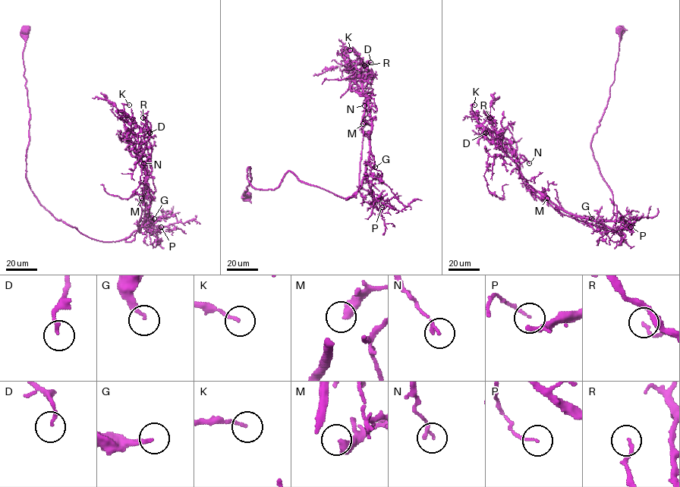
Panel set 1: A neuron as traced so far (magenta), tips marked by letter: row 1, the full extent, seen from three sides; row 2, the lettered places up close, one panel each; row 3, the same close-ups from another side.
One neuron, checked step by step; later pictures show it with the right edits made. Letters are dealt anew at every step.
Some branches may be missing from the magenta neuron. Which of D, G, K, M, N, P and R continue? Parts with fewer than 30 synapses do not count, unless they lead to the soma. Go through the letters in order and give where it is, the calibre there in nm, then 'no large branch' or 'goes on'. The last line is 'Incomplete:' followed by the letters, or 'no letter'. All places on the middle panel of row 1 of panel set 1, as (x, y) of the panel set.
D: place (370, 62); calibre 150 nm; no large branch
G: place (375, 167); calibre 160 nm; goes on
K: place (350, 50); calibre 140 nm; no large branch
M: place (363, 124); calibre 440 nm; no large branch
N: place (364, 105); calibre 160 nm; no large branch
P: place (382, 207); calibre 90 nm; no large branch
R: place (364, 65); calibre 130 nm; no large branch
Incomplete: G

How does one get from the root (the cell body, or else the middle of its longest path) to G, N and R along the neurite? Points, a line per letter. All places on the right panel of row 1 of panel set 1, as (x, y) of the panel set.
G: (619, 31), (614, 81), (590, 146), (613, 205), (613, 216), (595, 224), (621, 239), (578, 217), (591, 218)
N: (619, 31), (590, 146), (613, 205), (595, 224), (621, 239), (534, 190), (516, 164), (529, 163)
R: (619, 31), (590, 145), (613, 205), (595, 224), (619, 241), (534, 190), (489, 117)

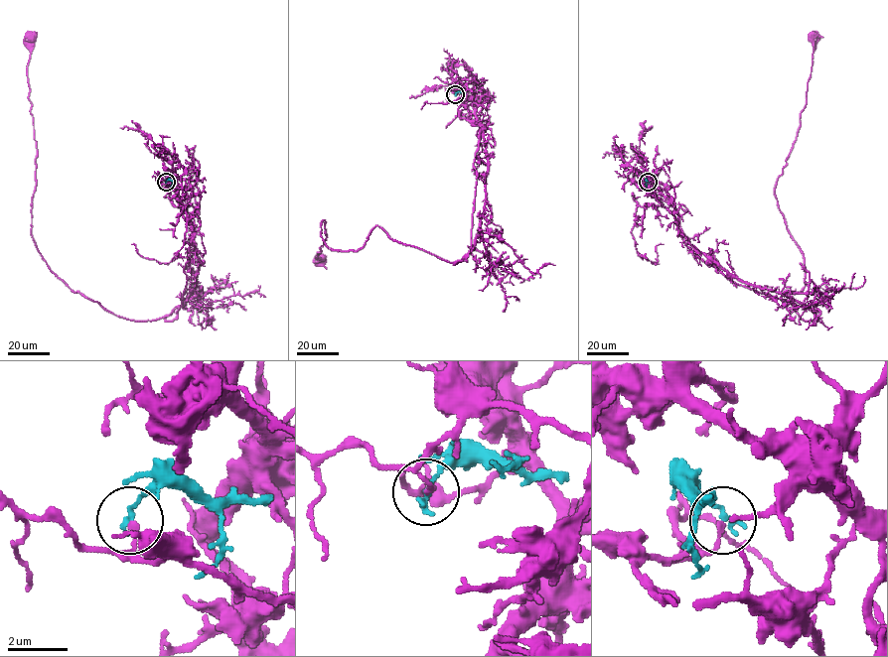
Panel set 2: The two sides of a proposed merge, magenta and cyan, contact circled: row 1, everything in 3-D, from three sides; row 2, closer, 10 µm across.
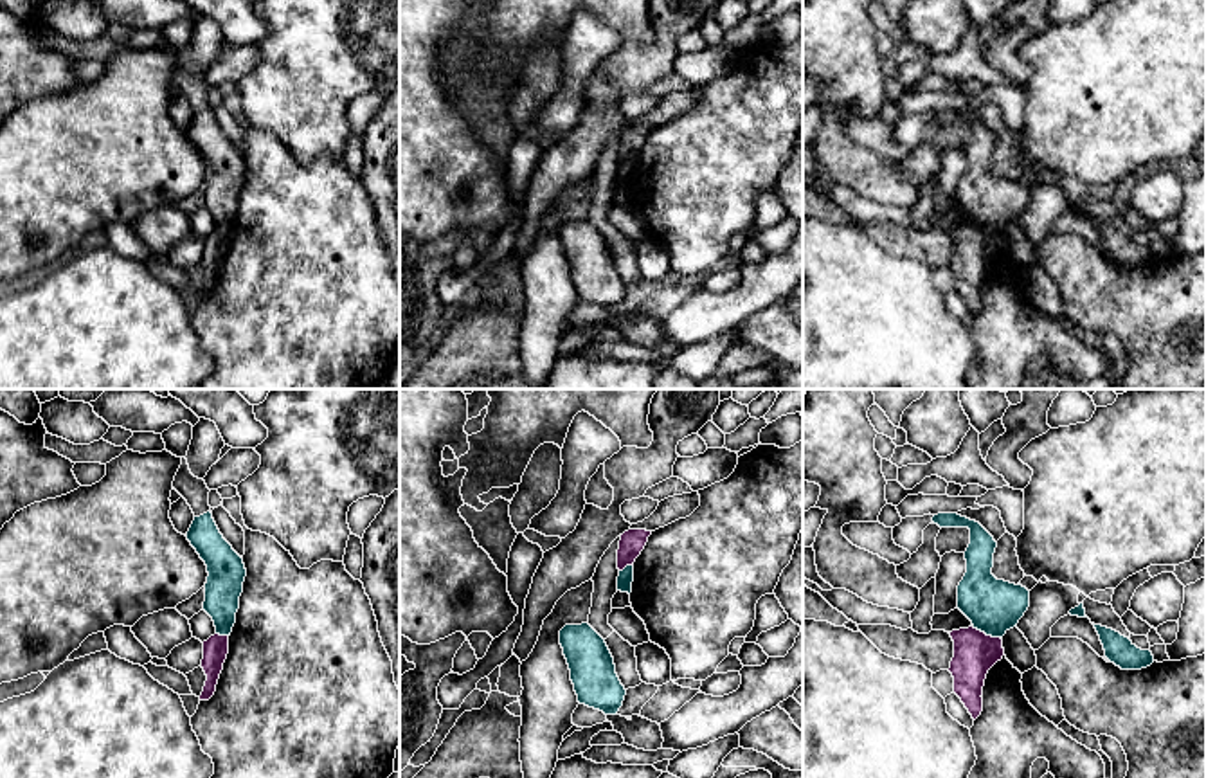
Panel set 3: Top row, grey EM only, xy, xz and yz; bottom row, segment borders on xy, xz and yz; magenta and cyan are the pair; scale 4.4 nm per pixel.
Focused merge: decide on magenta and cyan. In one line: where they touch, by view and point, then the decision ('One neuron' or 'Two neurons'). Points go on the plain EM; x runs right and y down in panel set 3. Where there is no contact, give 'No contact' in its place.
Touches magenta at yz (985, 231). Two neurons

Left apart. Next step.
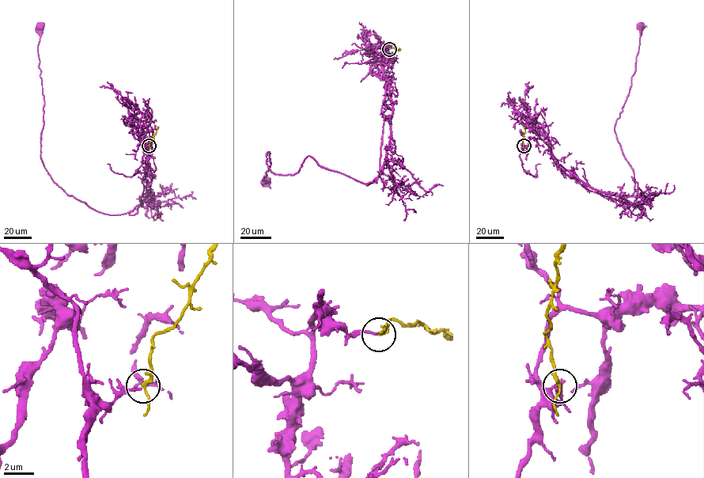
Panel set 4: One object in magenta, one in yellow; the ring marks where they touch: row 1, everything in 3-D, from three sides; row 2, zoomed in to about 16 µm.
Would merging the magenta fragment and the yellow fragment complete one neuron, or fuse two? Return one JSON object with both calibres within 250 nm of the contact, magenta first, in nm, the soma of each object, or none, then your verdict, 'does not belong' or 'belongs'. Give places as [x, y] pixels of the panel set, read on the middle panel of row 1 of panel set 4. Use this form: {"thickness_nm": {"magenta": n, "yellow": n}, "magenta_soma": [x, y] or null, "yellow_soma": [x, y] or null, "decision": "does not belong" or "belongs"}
{"thickness_nm": {"magenta": 150, "yellow": 140}, "magenta_soma": [266, 180], "yellow_soma": null, "decision": "belongs"}

